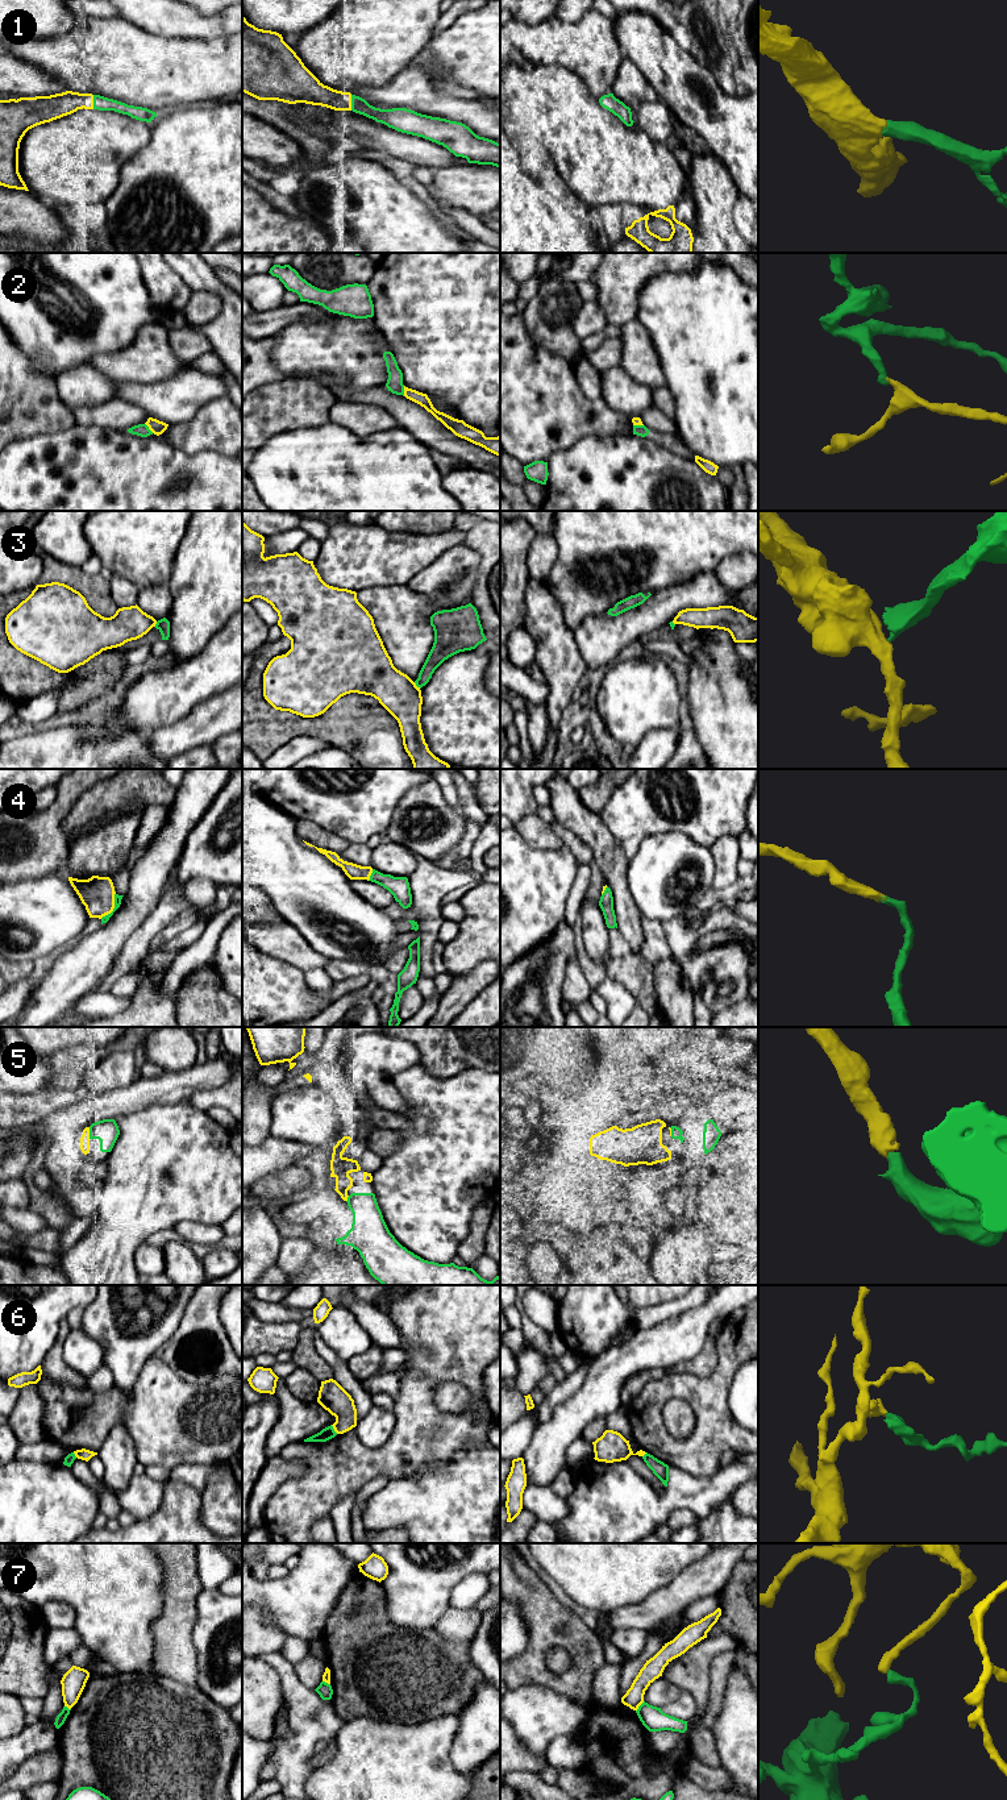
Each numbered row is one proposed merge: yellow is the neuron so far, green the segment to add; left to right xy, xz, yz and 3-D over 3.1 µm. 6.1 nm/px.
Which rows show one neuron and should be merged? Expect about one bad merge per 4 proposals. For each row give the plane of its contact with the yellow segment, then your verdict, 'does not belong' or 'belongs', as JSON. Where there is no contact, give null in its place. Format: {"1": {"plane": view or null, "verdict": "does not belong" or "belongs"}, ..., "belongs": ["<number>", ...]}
{"1": {"plane": "xz", "verdict": "belongs"}, "2": {"plane": "xz", "verdict": "does not belong"}, "3": {"plane": "xz", "verdict": "does not belong"}, "4": {"plane": "xy", "verdict": "belongs"}, "5": {"plane": "xy", "verdict": "belongs"}, "6": {"plane": "xz", "verdict": "does not belong"}, "7": {"plane": "yz", "verdict": "does not belong"}, "belongs": ["1", "4", "5"]}

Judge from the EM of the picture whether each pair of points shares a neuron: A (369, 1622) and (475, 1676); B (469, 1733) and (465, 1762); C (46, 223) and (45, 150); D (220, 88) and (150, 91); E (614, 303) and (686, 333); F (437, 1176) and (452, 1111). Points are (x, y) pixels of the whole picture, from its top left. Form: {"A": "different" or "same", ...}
{"A": "same", "B": "same", "C": "different", "D": "same", "E": "different", "F": "same"}

